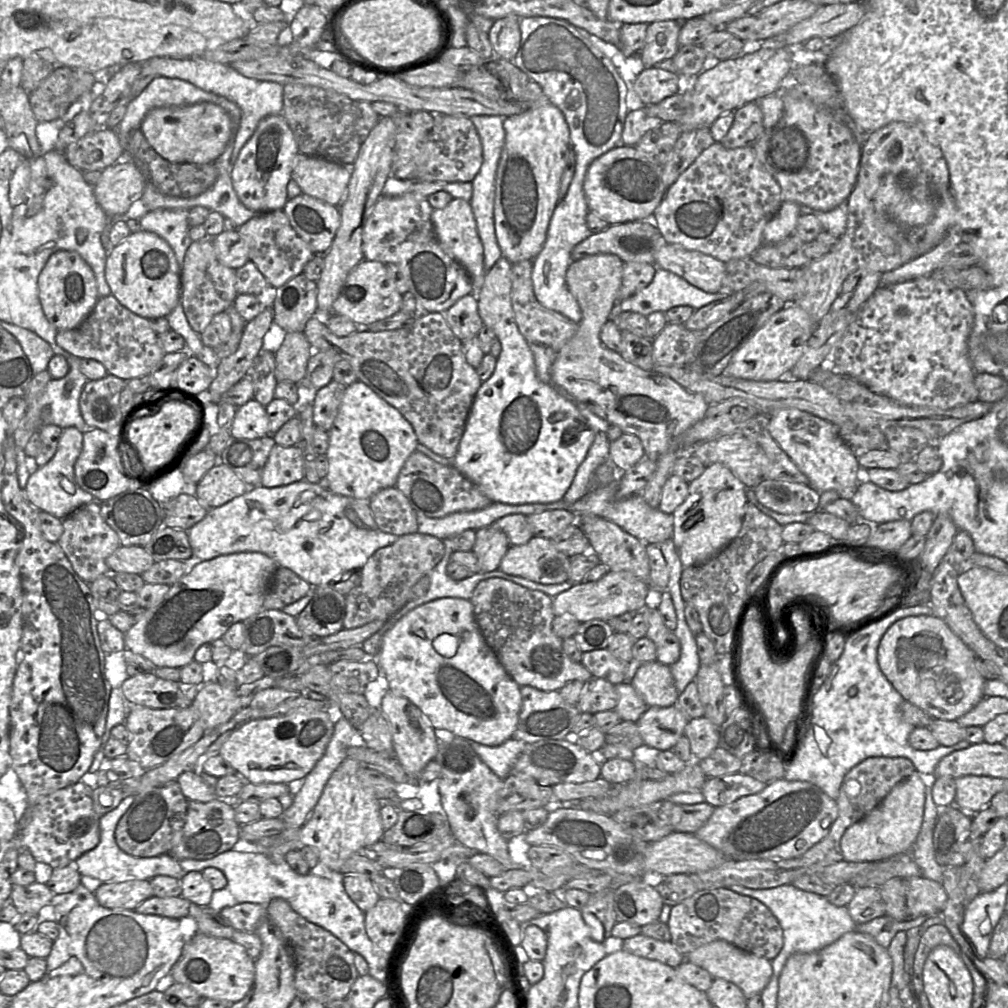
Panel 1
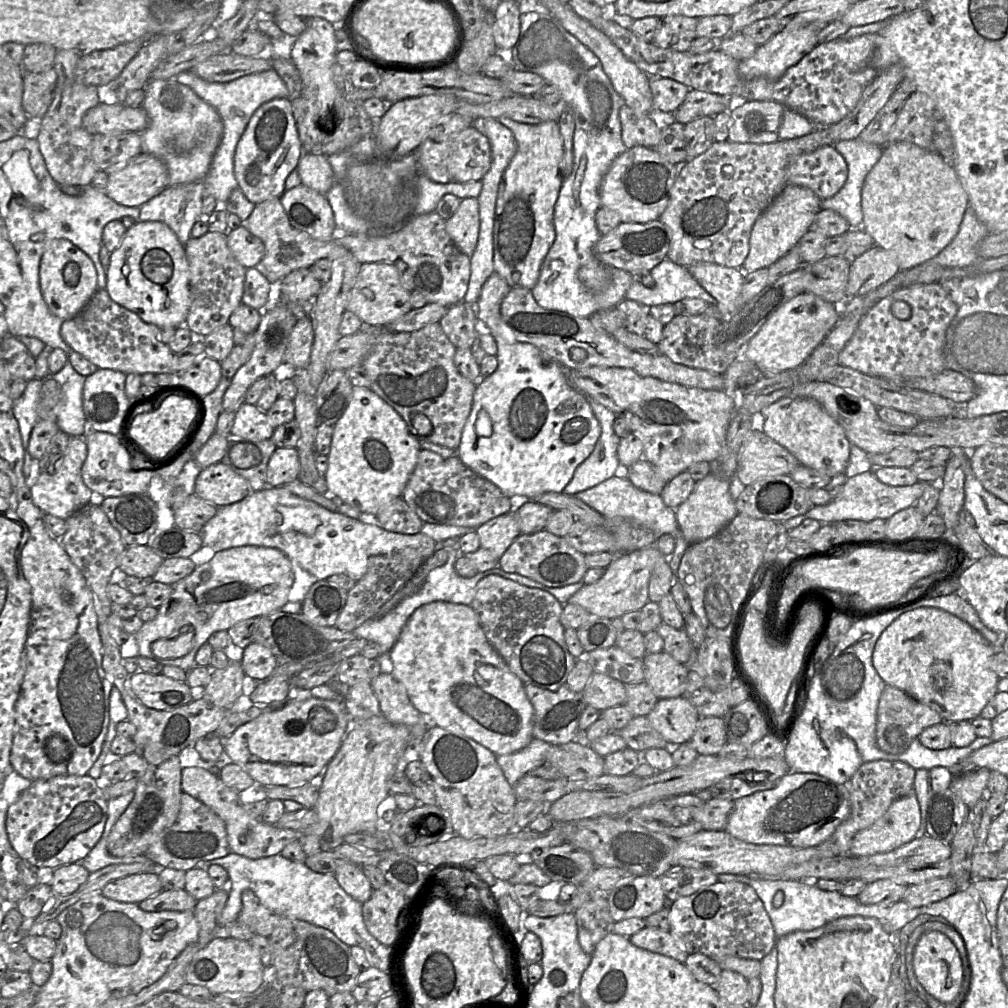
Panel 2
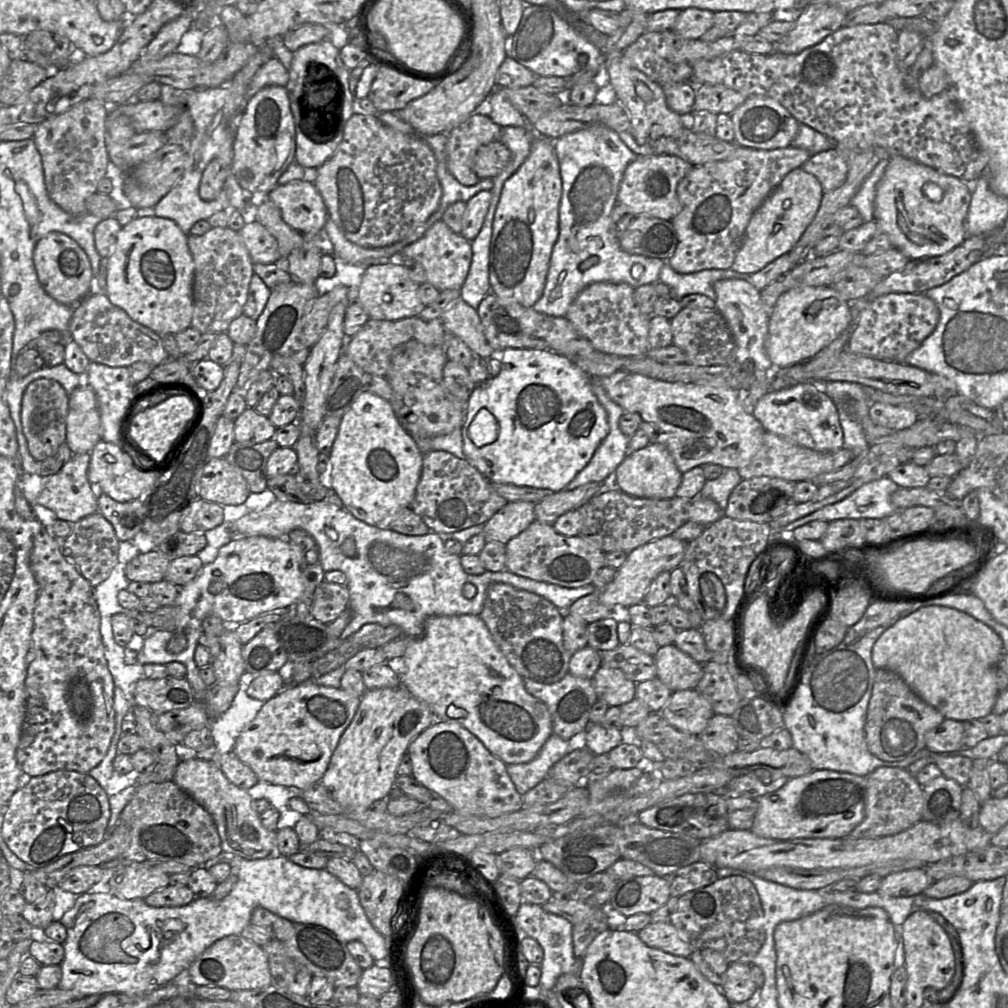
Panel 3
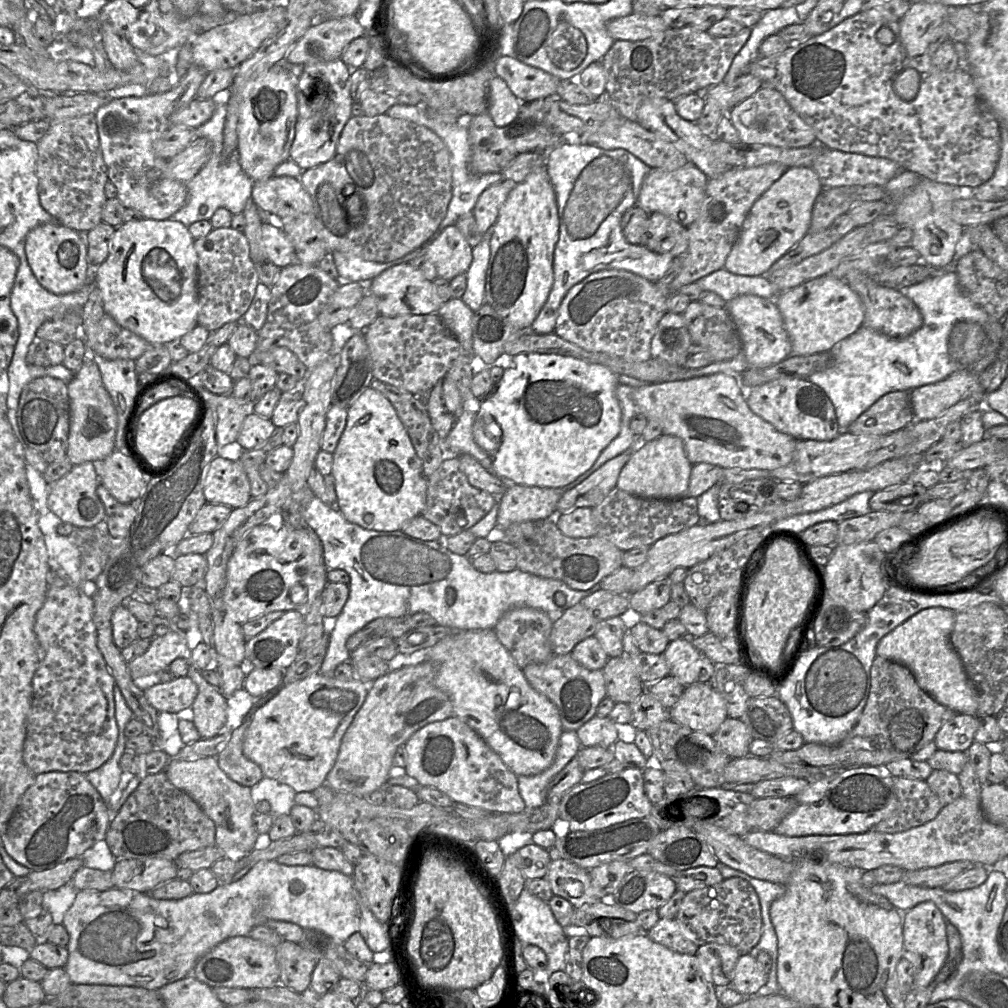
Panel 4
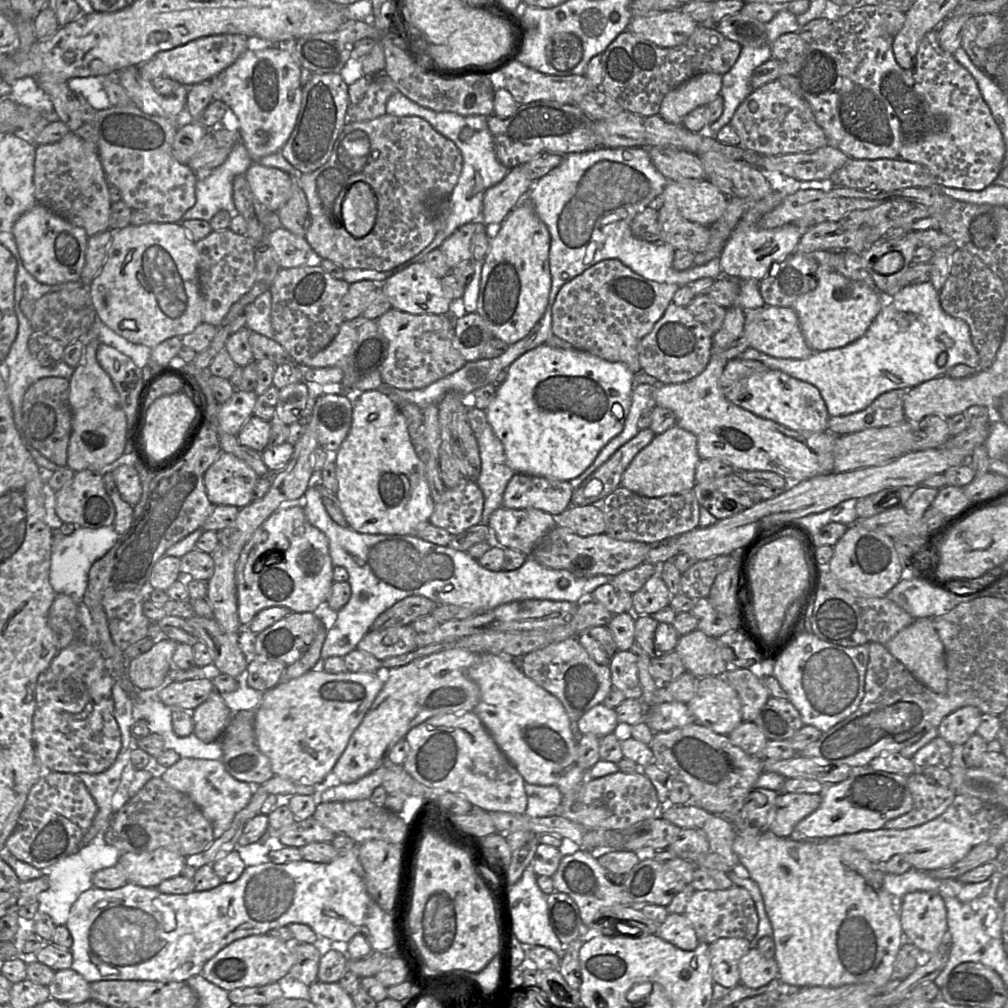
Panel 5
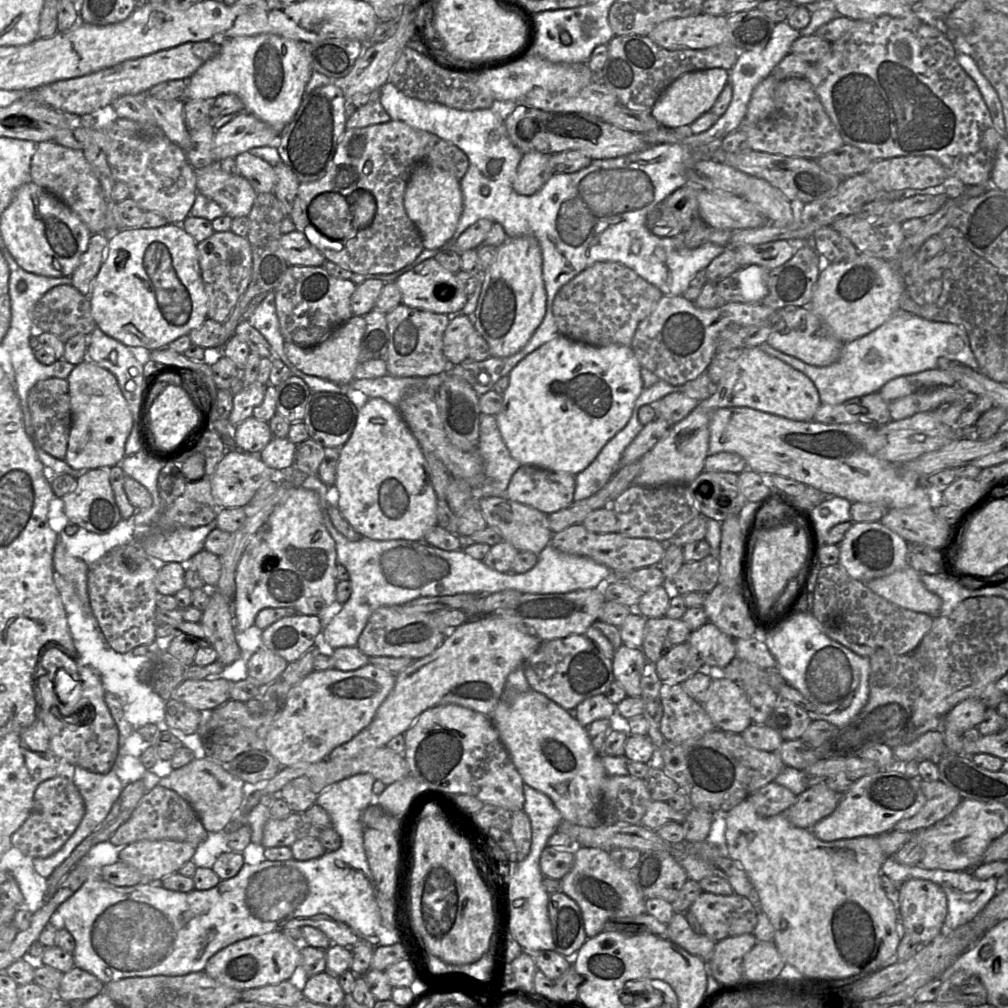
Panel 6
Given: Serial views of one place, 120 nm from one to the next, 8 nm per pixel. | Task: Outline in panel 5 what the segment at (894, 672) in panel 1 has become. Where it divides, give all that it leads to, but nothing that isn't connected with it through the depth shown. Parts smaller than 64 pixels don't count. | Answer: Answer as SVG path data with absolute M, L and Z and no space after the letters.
M931 618L915 619L912 624L898 632L884 646L926 687L938 694L944 694L947 691L944 646L933 626Z

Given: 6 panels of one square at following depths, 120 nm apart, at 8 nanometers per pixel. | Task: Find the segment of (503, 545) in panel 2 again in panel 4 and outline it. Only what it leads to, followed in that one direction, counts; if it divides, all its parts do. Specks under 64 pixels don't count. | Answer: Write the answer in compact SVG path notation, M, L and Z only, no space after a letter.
M508 484L501 497L496 526L504 531L514 523L554 518L561 488Z

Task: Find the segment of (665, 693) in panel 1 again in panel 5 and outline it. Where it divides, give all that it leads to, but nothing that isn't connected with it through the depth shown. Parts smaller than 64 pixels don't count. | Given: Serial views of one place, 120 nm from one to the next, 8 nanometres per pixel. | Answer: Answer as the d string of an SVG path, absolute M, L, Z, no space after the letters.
M699 629L682 635L675 651L680 655L686 671L699 678L723 675L730 668L717 638L710 637Z

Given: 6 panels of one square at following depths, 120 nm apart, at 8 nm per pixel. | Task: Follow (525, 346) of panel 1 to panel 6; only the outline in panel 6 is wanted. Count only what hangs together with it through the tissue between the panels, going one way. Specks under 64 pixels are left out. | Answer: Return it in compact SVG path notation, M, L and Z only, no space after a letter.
M561 334L531 352L510 371L508 375L509 385L503 393L502 408L495 416L500 434L511 456L521 465L532 465L556 473L566 473L575 476L586 469L594 461L607 442L627 425L636 400L644 389L641 368L631 346L616 344L602 347L592 346L571 340Z

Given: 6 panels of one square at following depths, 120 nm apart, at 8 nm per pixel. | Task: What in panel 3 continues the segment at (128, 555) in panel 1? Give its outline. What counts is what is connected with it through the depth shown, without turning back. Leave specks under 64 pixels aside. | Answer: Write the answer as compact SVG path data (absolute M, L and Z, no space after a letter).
M157 549L139 554L126 564L125 574L130 581L150 584L164 579L170 557Z

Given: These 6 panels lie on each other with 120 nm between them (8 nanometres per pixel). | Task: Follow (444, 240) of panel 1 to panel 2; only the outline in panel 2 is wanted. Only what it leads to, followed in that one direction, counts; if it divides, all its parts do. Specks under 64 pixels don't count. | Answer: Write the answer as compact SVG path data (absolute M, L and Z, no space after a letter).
M477 198L462 199L454 215L445 221L445 226L455 246L471 258L477 246L480 230Z

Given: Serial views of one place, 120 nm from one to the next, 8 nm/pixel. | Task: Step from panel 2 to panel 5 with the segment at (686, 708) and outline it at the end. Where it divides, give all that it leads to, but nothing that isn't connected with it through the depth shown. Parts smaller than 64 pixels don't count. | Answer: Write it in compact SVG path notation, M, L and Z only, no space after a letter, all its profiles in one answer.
M723 676L701 677L696 695L687 703L695 722L729 735L743 722L737 691Z

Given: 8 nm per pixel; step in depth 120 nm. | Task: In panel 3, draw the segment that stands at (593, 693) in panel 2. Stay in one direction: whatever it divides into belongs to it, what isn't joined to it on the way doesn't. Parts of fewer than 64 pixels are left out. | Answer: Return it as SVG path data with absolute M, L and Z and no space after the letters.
M601 665L591 680L598 699L608 706L619 707L635 698L636 683L617 668Z

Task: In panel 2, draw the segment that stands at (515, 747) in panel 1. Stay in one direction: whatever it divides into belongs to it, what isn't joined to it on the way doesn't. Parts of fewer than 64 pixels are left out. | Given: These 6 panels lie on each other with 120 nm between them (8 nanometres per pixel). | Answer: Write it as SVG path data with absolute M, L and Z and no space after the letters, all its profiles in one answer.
M533 738L527 746L517 752L496 756L496 761L507 782L514 786L525 774L546 763L547 752L551 747L551 744Z

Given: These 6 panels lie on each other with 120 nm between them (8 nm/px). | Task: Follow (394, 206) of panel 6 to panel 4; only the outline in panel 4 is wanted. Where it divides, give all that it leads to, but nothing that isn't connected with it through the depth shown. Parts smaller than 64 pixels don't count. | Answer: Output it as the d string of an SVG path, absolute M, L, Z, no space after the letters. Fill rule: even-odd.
M386 113L372 117L366 115L351 116L341 132L334 156L327 162L303 170L300 174L299 180L313 201L313 213L318 223L318 233L320 234L320 239L326 244L326 252L341 252L344 255L352 255L366 261L379 263L396 260L424 245L444 219L452 197L452 169L450 164L450 153L443 140L424 126L407 120L392 118ZM354 191L361 196L364 204L364 218L362 222L352 222L346 210L346 198Z

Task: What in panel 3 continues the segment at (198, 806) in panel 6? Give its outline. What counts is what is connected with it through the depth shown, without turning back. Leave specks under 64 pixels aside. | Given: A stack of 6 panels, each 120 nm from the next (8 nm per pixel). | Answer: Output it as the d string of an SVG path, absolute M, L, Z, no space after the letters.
M204 759L182 760L175 770L173 782L211 815L225 856L255 860L276 854L276 830L268 830L262 825L259 814L252 807L248 791L232 784L216 763Z

